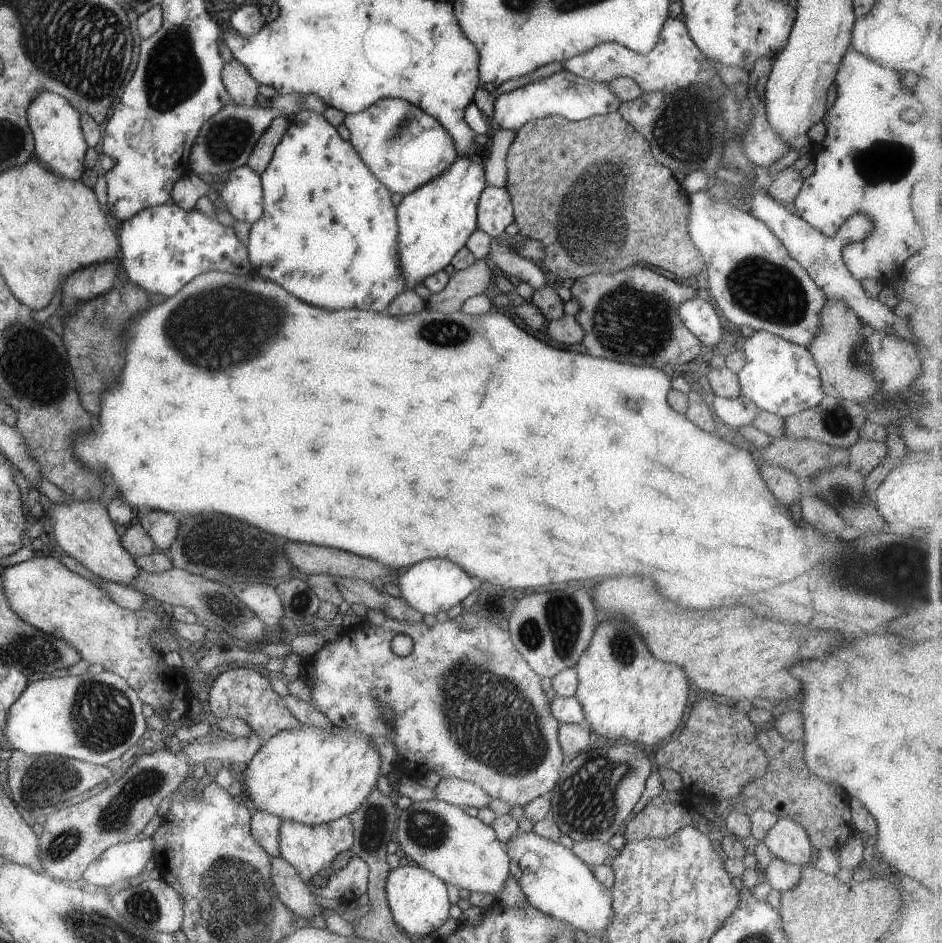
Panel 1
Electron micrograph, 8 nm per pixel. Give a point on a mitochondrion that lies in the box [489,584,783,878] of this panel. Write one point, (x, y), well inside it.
(587, 801)

